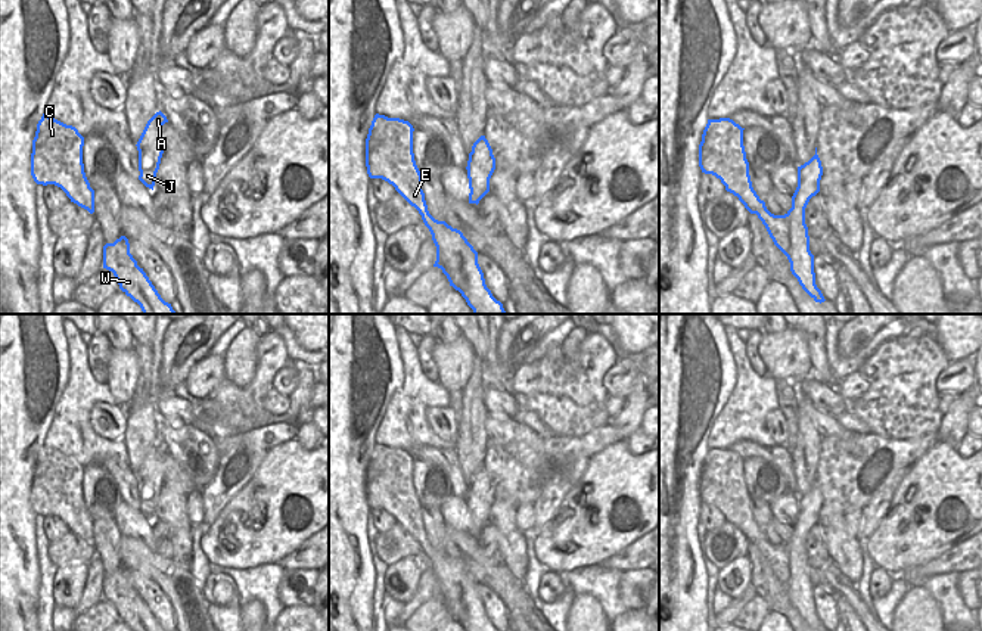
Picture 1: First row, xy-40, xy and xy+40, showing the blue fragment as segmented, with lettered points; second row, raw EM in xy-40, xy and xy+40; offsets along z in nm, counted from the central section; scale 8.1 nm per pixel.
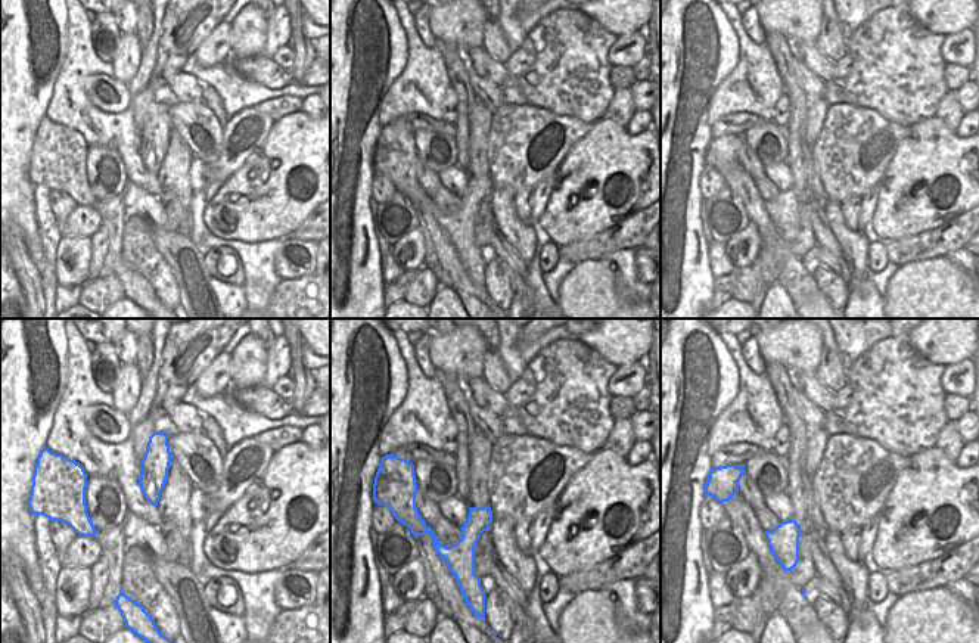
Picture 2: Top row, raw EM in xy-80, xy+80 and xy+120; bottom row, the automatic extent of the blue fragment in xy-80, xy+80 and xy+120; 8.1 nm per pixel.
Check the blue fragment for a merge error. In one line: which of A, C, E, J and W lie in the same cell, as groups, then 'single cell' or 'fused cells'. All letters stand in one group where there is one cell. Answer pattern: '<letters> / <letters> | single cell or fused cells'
A J / C E W | fused cells

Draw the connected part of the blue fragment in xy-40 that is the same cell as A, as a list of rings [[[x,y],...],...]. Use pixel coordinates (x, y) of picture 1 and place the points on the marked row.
[[[159,111],[146,124],[139,142],[139,180],[153,190],[156,172],[165,150],[162,140],[162,125],[168,122],[167,116]]]

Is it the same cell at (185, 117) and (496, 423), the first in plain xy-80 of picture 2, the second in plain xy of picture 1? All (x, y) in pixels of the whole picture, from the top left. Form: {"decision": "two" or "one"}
{"decision": "one"}

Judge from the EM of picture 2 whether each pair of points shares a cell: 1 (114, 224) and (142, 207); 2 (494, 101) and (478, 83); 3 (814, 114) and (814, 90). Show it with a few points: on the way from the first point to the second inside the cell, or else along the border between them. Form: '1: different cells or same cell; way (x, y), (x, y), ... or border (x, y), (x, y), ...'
1: different cells; border (118, 195), (126, 214)
2: same cell; way (491, 96), (482, 87)
3: different cells; border (821, 96), (810, 99)

